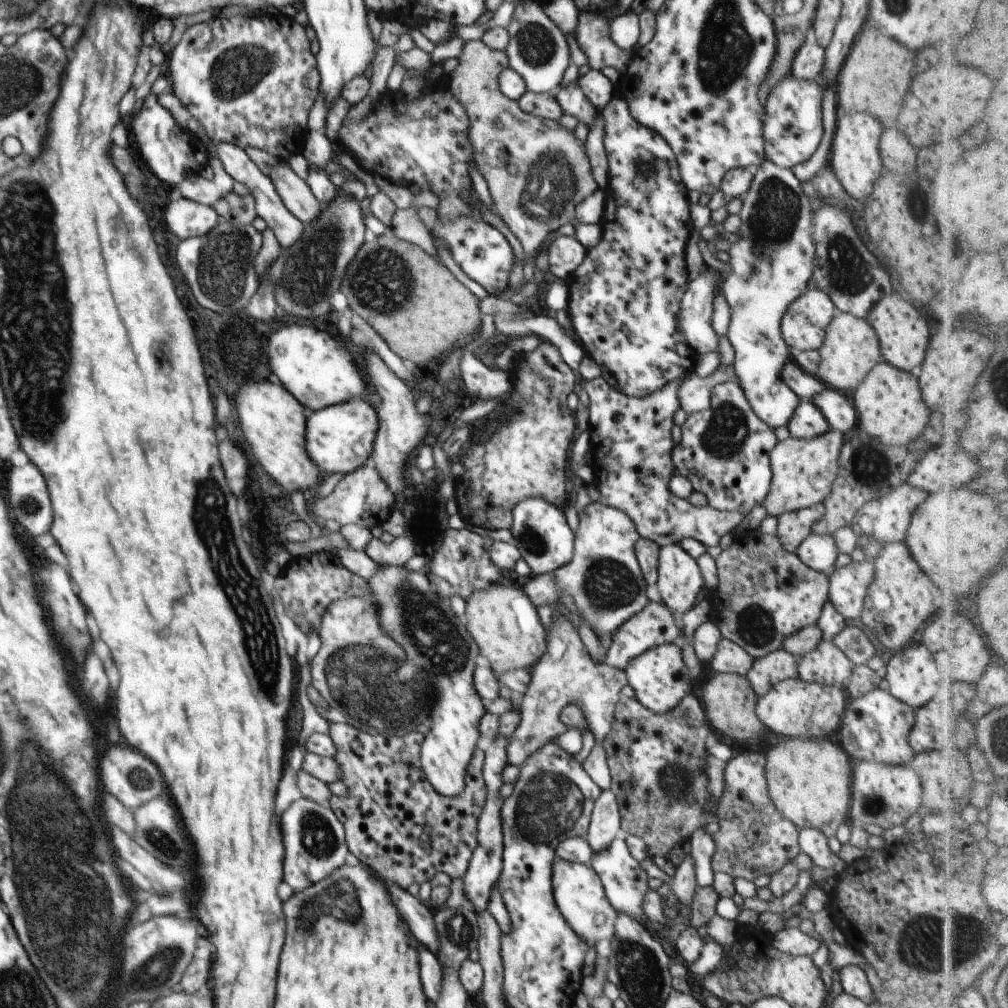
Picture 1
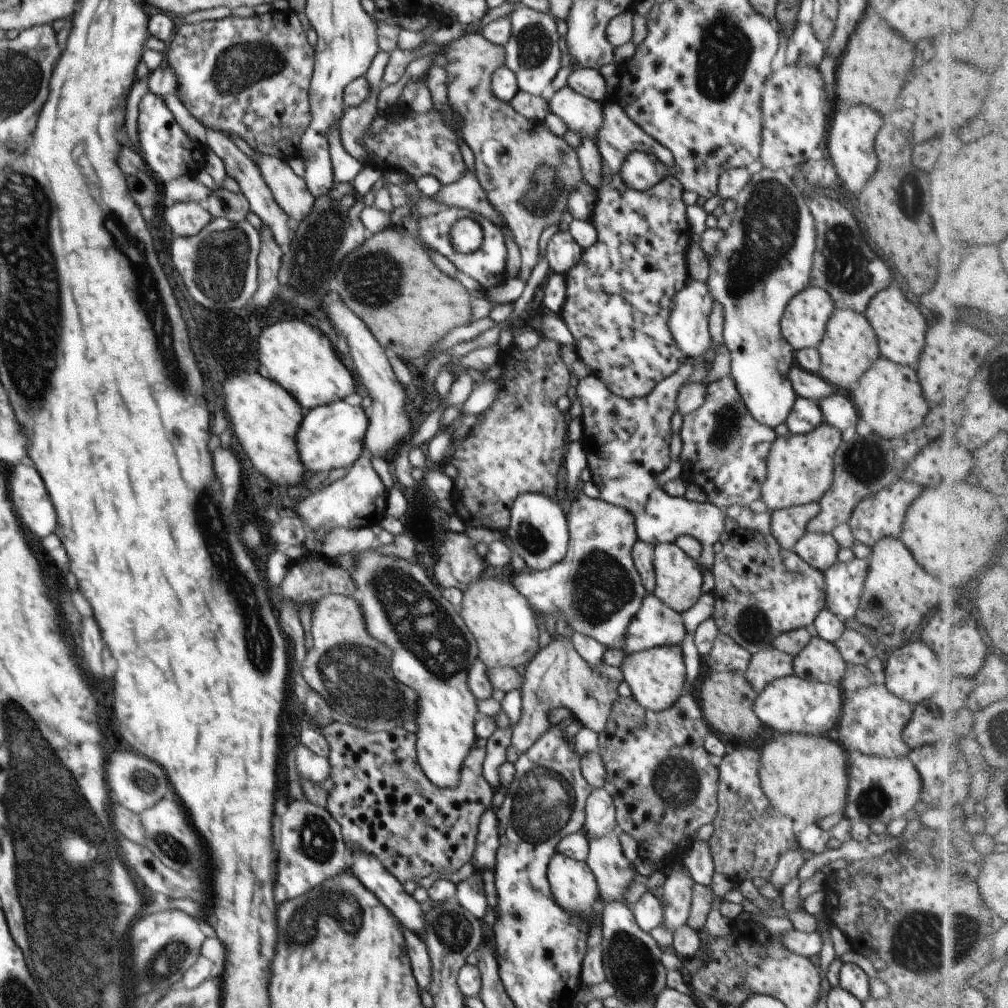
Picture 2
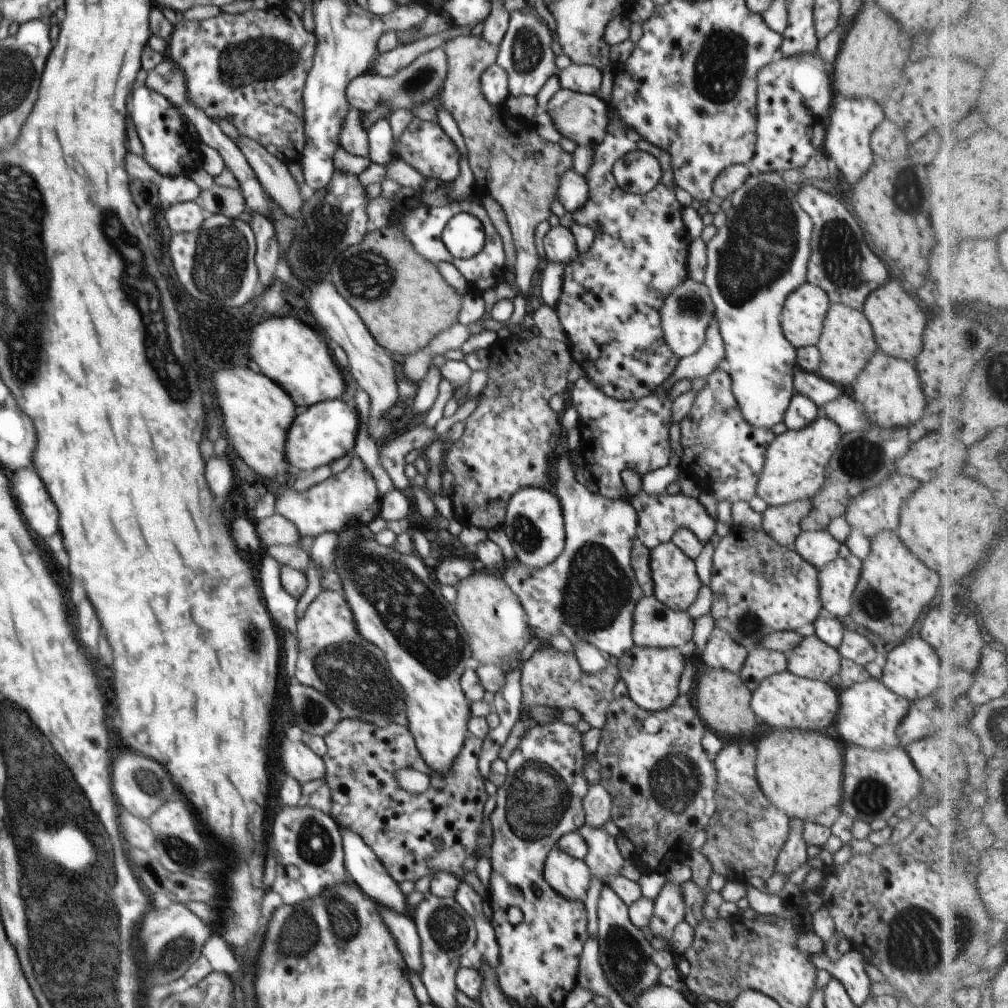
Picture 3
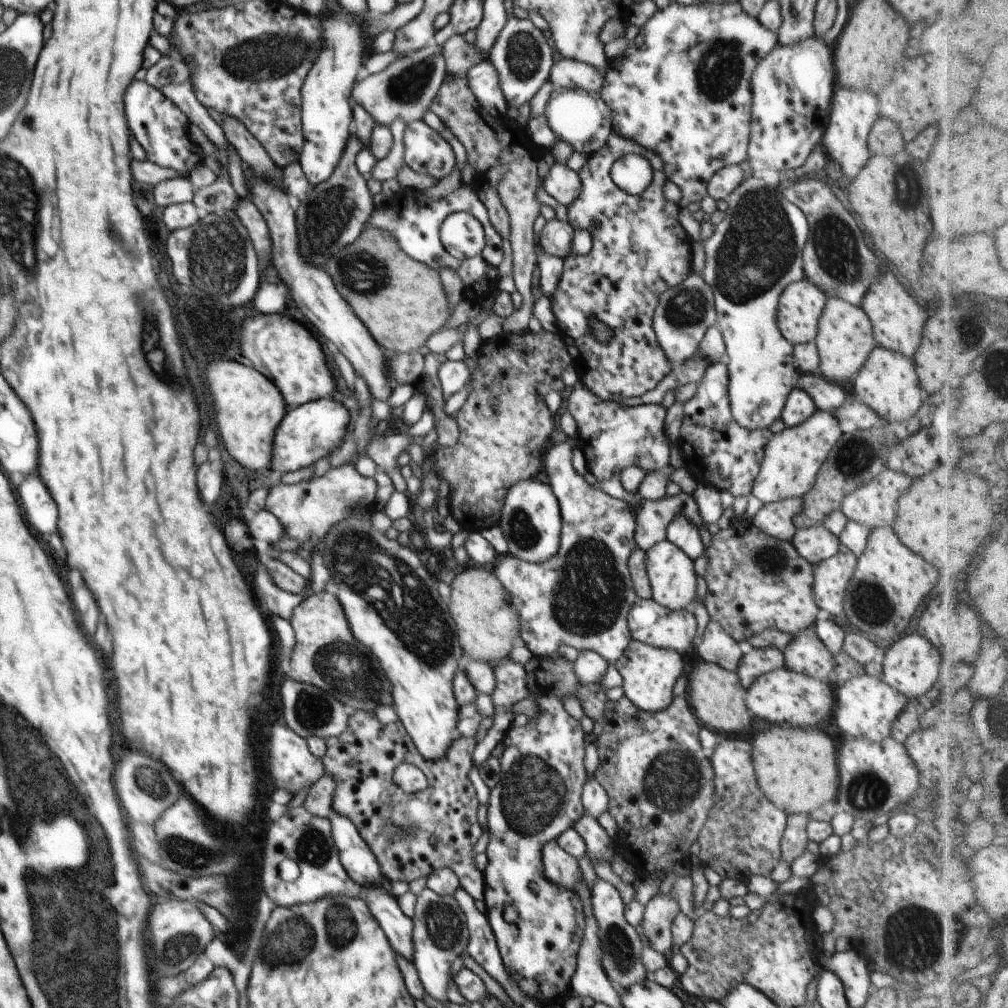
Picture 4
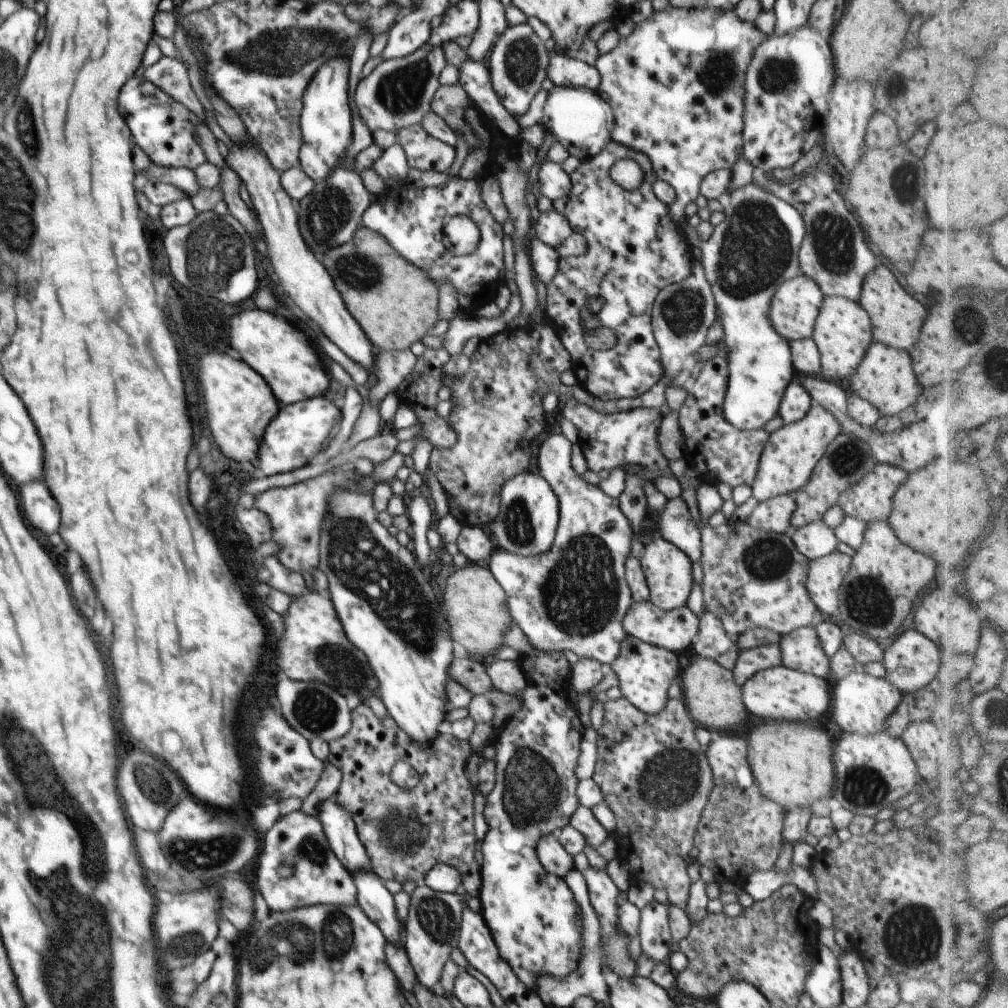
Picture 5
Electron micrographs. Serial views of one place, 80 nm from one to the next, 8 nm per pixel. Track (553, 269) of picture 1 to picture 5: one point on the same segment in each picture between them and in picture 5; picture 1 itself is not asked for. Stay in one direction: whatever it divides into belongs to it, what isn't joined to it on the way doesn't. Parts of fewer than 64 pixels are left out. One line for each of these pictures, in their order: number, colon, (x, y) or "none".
2: (563, 252)
3: (560, 247)
4: (556, 238)
5: (552, 228)

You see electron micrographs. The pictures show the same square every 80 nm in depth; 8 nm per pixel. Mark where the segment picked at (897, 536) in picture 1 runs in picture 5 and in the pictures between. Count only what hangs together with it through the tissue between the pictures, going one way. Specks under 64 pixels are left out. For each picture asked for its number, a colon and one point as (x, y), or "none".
2: (880, 515)
3: (876, 509)
4: (874, 505)
5: (871, 499)

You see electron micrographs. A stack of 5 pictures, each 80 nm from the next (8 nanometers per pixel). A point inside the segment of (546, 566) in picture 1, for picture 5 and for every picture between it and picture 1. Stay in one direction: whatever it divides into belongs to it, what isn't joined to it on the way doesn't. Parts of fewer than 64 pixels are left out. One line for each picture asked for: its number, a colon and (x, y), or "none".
2: (538, 529)
3: (534, 523)
4: (531, 521)
5: (528, 518)

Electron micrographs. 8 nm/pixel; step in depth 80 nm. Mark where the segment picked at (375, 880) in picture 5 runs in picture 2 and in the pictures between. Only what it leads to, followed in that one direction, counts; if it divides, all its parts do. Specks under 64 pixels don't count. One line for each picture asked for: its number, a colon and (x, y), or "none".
2: (420, 959)
3: (404, 929)
4: (398, 927)

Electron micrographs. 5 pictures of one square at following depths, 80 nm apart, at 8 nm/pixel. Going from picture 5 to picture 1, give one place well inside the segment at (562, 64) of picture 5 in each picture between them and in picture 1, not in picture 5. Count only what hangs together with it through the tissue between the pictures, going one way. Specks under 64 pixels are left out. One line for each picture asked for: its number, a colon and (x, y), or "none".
1: (599, 89)
2: (589, 82)
3: (586, 79)
4: (570, 74)

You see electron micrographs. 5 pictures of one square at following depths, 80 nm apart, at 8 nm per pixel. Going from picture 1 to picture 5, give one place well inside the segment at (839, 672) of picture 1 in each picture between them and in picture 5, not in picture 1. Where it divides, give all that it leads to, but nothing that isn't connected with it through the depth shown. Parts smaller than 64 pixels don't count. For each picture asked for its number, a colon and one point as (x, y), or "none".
2: (821, 661)
3: (813, 659)
4: (807, 654)
5: (801, 650)

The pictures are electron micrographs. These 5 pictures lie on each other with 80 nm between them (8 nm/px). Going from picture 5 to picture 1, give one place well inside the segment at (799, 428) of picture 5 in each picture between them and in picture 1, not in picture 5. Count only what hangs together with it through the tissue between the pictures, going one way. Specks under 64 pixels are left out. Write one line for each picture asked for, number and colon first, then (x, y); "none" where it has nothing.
1: (804, 470)
2: (800, 468)
3: (796, 462)
4: (793, 457)

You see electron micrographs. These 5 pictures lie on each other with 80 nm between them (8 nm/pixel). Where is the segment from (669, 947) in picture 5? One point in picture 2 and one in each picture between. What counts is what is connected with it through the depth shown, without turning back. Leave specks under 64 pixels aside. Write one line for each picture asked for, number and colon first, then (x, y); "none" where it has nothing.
2: (677, 888)
3: (669, 907)
4: (663, 909)

